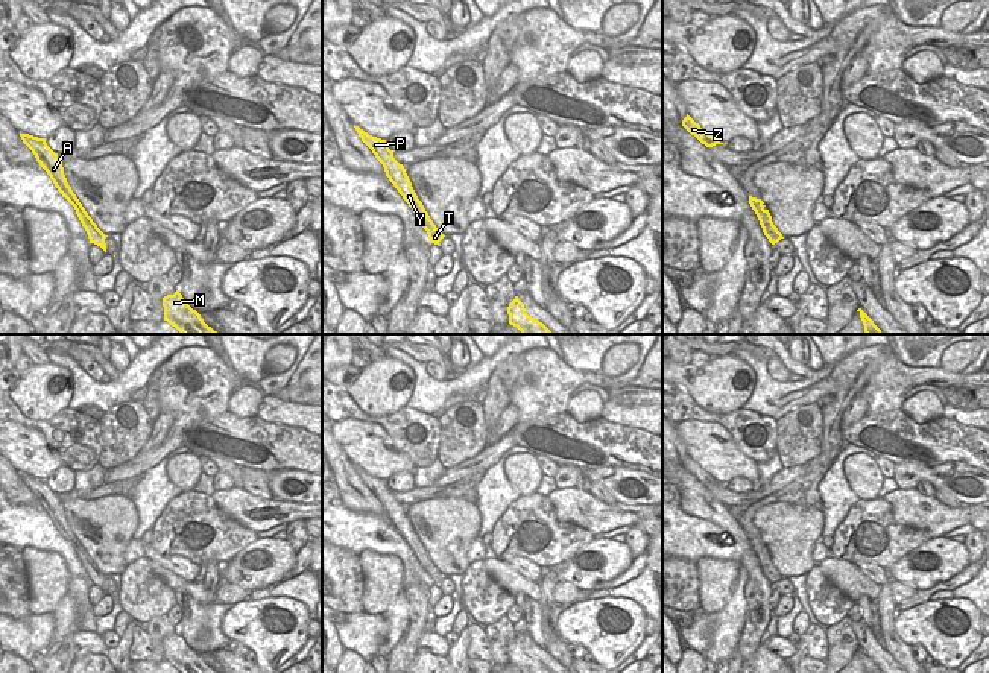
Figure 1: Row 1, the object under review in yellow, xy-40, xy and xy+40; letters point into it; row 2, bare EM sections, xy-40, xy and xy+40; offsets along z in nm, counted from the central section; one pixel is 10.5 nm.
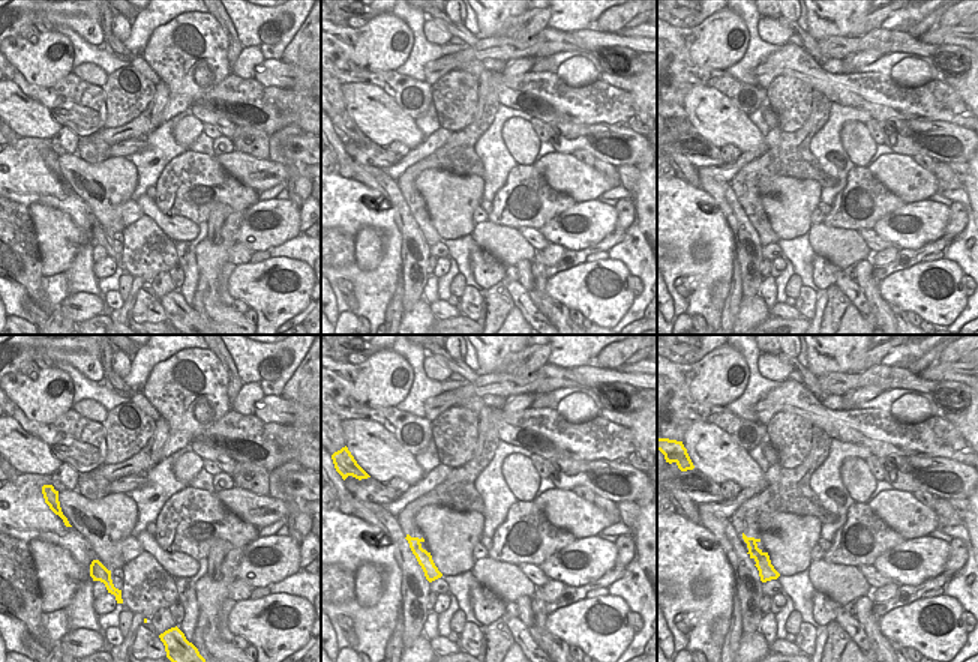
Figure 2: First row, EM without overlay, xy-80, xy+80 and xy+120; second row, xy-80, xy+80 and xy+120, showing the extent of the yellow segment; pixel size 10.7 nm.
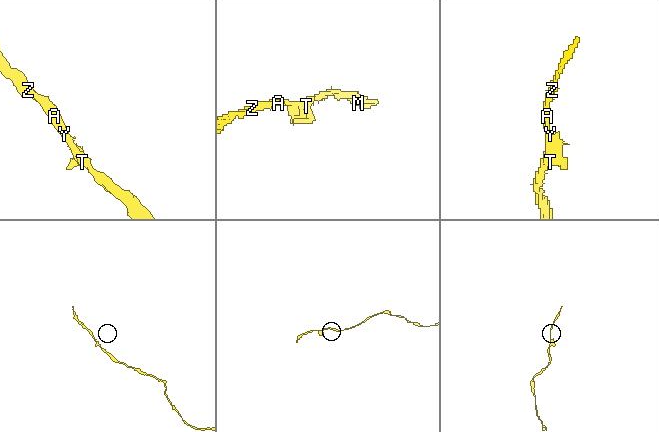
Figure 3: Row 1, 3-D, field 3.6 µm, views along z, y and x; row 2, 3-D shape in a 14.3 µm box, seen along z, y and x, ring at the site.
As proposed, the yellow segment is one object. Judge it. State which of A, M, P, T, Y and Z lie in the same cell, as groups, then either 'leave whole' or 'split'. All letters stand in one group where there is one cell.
A M P T Y Z; leave whole

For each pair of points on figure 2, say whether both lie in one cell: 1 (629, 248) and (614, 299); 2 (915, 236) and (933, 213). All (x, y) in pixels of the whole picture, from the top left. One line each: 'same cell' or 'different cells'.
1: different cells
2: same cell

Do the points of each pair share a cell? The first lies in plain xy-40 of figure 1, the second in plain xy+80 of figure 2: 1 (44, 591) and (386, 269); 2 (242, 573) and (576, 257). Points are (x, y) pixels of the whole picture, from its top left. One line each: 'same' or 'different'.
1: different
2: different

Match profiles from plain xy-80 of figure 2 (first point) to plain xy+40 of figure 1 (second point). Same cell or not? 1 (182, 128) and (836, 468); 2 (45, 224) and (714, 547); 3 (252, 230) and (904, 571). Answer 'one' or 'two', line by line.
1: two
2: two
3: one

